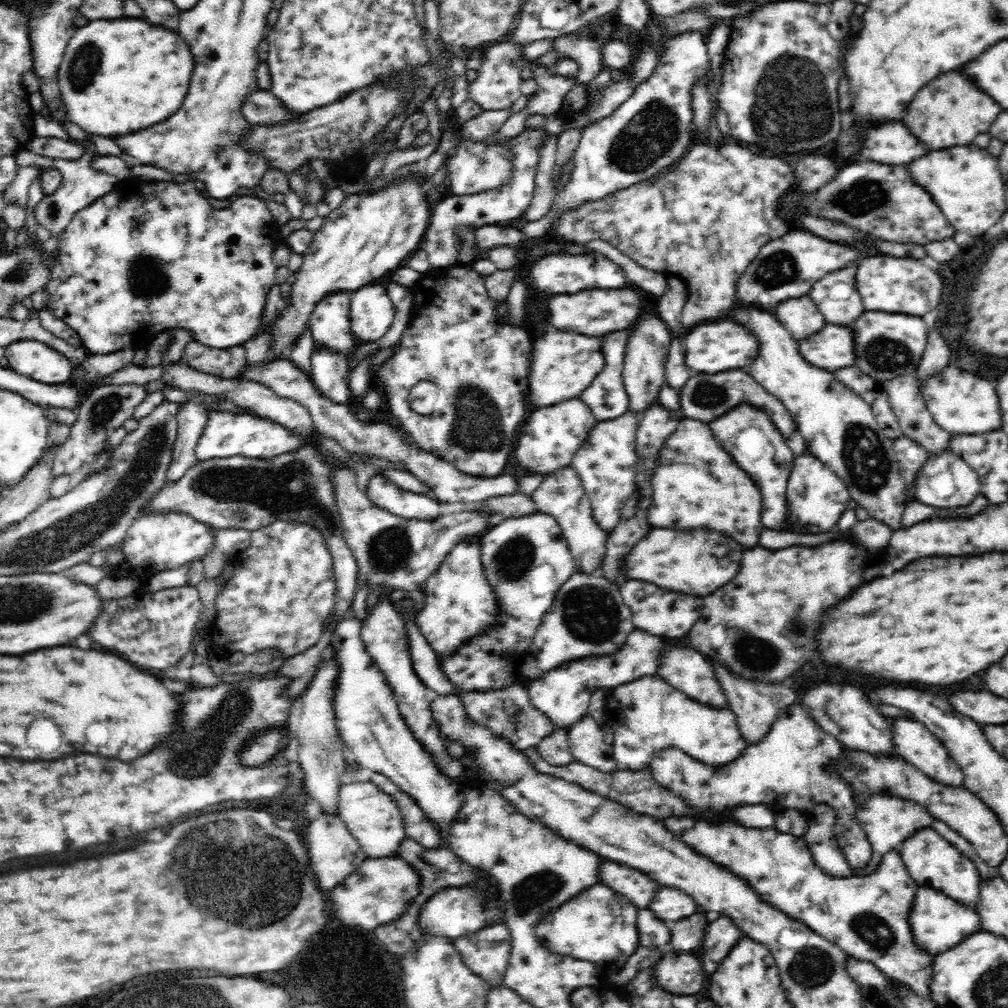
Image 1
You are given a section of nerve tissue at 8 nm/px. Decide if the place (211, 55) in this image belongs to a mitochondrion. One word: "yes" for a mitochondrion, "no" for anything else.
no

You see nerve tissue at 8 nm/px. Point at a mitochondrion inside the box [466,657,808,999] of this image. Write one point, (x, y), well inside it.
(530, 892)

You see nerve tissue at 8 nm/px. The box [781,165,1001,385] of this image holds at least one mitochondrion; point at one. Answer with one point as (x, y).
(866, 198)

